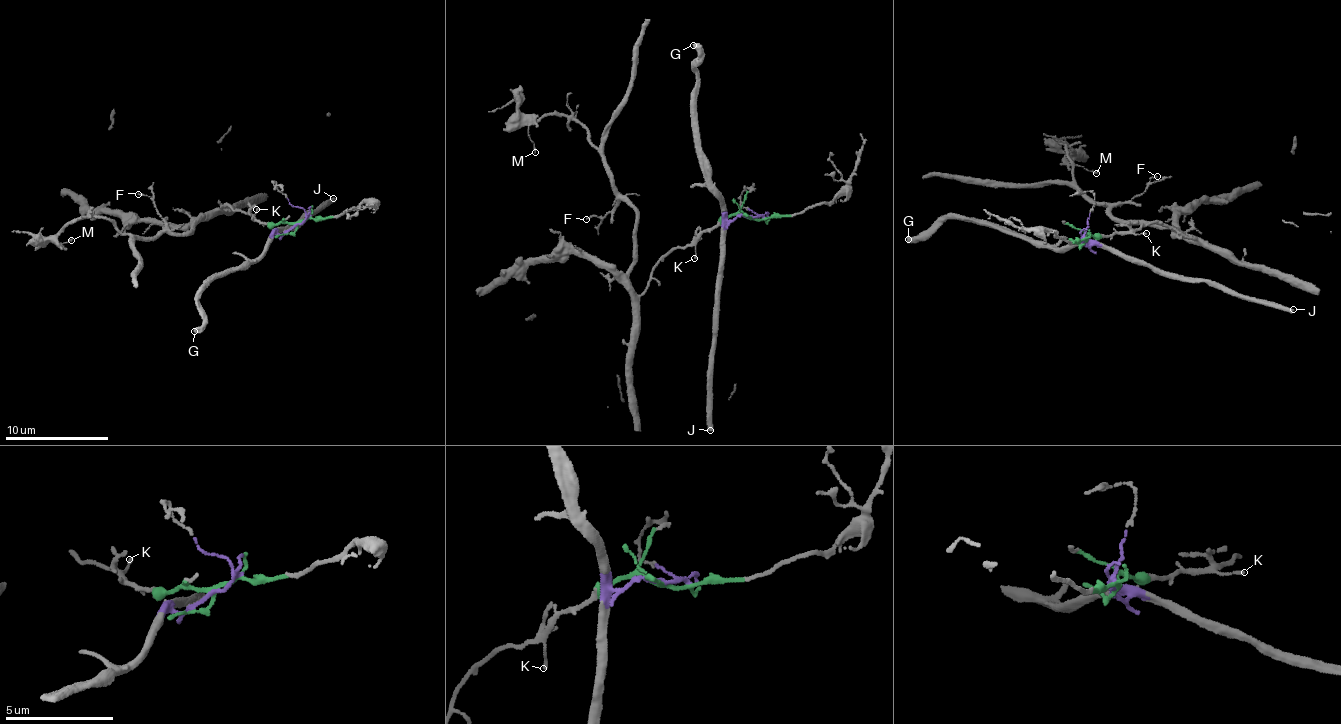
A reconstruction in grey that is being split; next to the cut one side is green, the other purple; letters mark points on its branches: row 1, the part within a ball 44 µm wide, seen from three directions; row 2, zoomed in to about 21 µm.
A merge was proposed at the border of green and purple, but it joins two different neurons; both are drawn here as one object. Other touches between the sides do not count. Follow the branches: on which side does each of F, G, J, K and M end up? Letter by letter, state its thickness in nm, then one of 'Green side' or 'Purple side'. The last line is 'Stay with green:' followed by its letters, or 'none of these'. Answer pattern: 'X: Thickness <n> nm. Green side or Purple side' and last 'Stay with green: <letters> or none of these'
F: Thickness 110 nm. Green side
G: Thickness 420 nm. Purple side
J: Thickness 360 nm. Purple side
K: Thickness 120 nm. Green side
M: Thickness 110 nm. Green side
Stay with green: F, K, M

